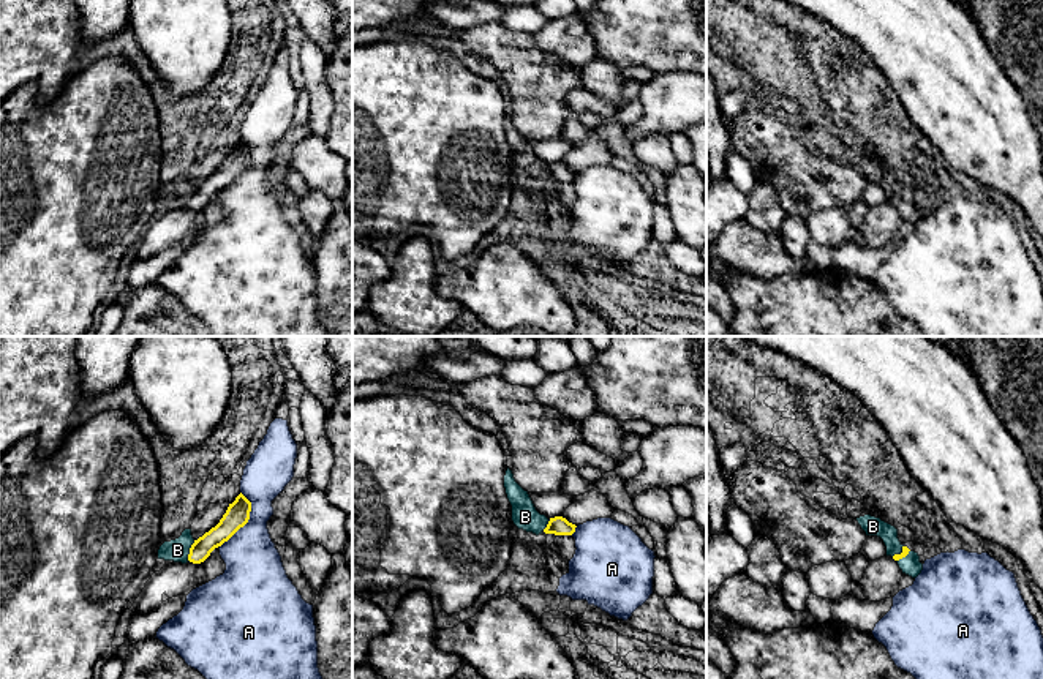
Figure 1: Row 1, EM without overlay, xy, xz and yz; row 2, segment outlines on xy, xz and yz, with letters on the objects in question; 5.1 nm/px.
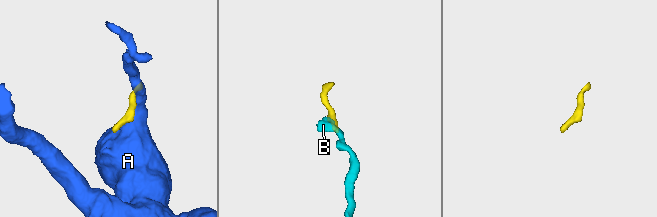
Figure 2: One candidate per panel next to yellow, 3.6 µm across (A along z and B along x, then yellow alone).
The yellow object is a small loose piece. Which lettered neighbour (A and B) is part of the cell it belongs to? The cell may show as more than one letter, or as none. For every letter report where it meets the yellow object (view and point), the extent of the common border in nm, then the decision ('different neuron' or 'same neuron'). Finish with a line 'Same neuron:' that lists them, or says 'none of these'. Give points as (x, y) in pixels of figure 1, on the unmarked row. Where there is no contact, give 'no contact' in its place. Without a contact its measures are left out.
A: meets yellow in xy at (248, 165); contact 300 nm long; different neuron
B: meets yellow in xy at (190, 198); contact 120 nm long; same neuron
Same neuron: B

